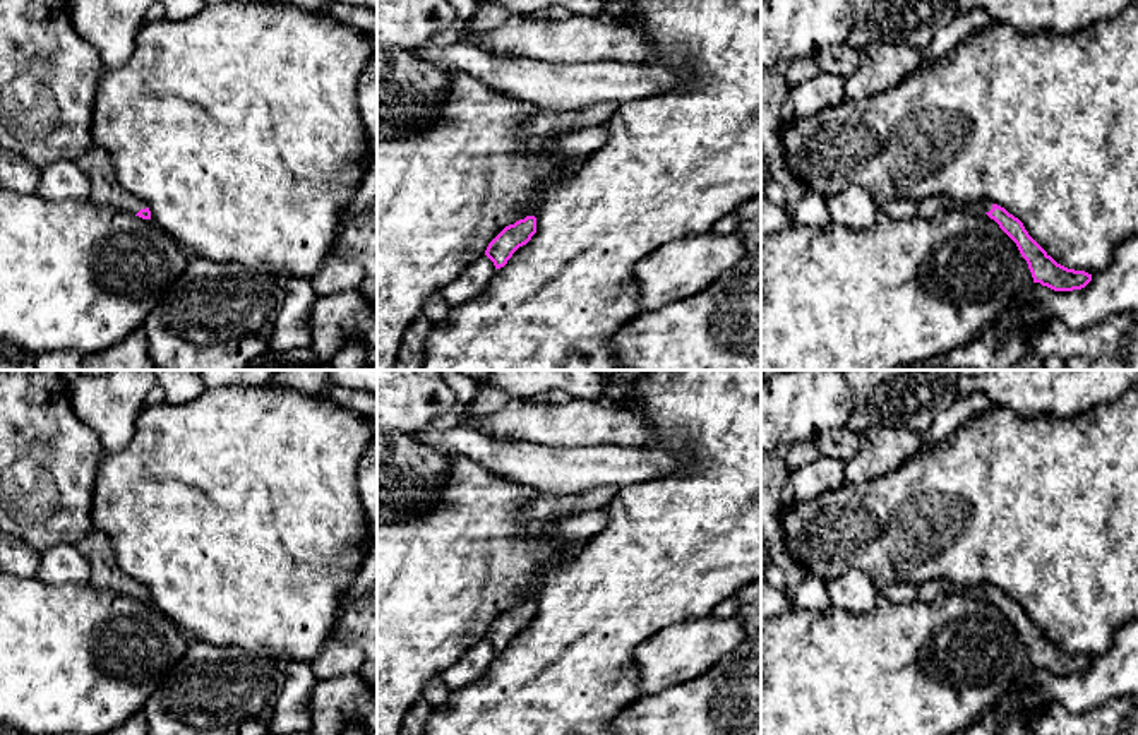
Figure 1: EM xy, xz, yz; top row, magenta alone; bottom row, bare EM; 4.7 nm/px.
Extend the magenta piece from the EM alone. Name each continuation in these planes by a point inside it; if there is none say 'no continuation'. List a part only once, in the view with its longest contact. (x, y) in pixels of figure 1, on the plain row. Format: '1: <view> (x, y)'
1: xy (105, 573)

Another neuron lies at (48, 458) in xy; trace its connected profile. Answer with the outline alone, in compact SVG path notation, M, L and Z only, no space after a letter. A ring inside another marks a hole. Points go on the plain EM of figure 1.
M0 370L0 528L38 552L75 545L93 529L96 475L106 451L72 409L70 385L57 370Z

